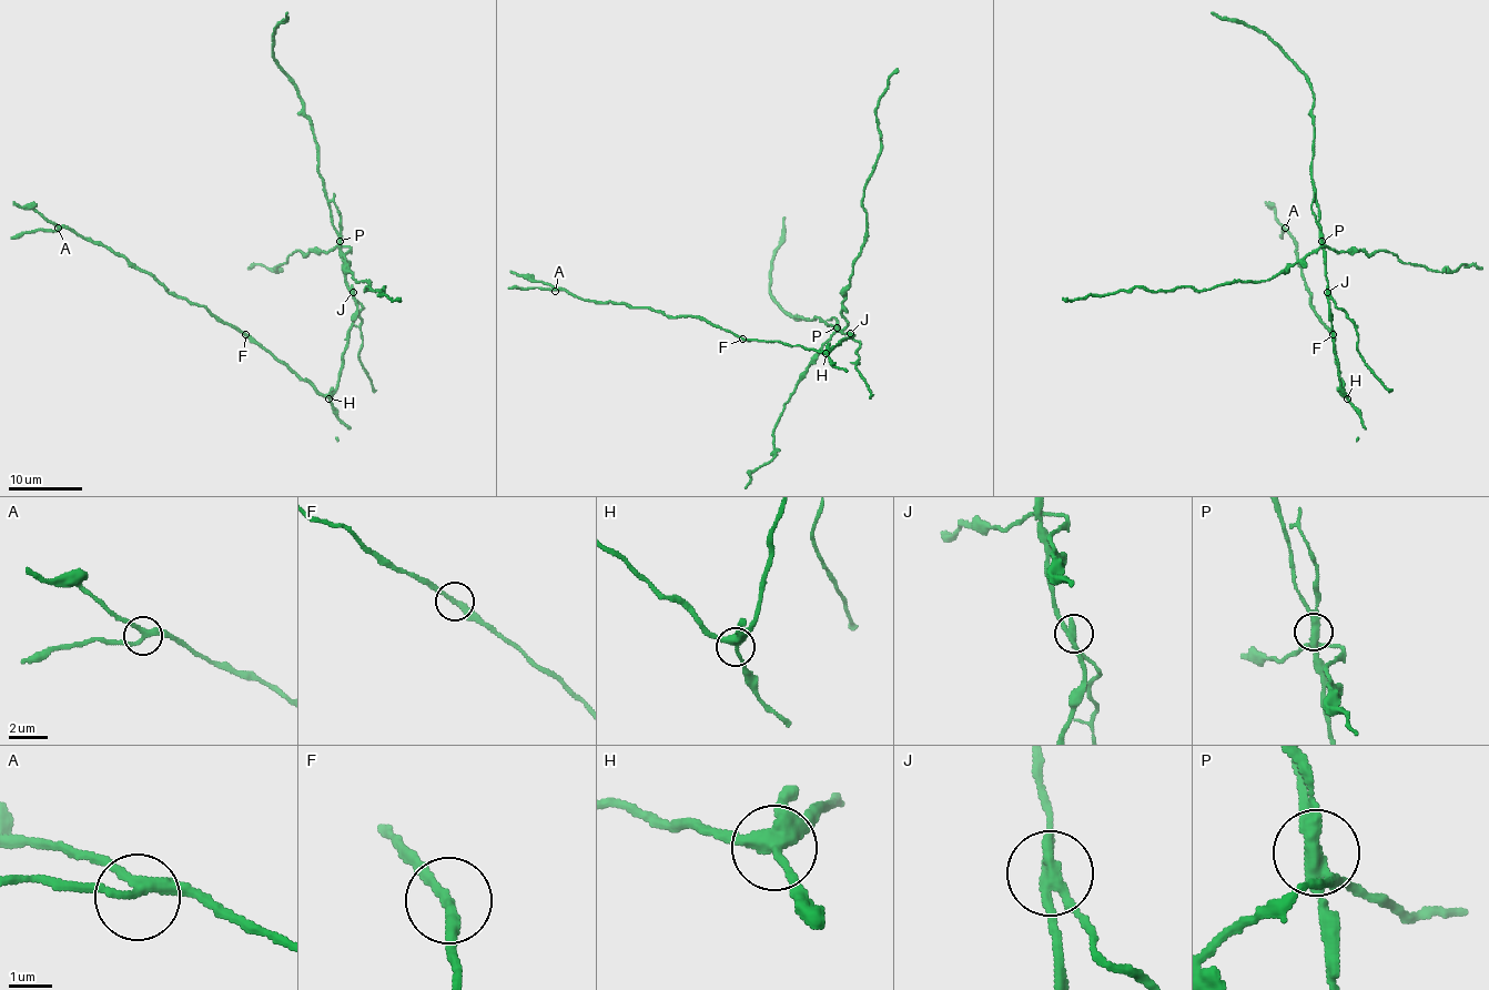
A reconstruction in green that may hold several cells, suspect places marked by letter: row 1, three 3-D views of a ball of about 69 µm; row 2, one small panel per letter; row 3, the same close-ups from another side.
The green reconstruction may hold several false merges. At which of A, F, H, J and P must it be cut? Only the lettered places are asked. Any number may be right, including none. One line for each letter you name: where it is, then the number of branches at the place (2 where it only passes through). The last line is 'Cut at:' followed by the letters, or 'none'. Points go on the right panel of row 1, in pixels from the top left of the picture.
H: (1347, 398) | 4
J: (1327, 292) | 3
P: (1322, 241) | 5
Cut at: H, J, P

